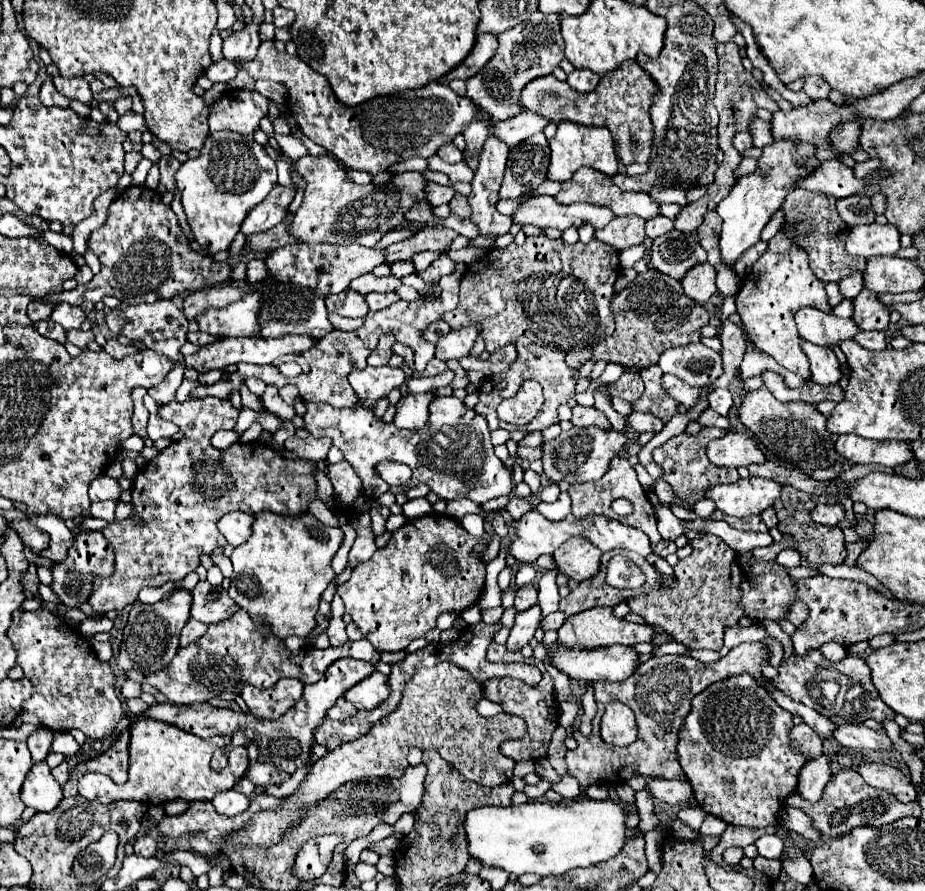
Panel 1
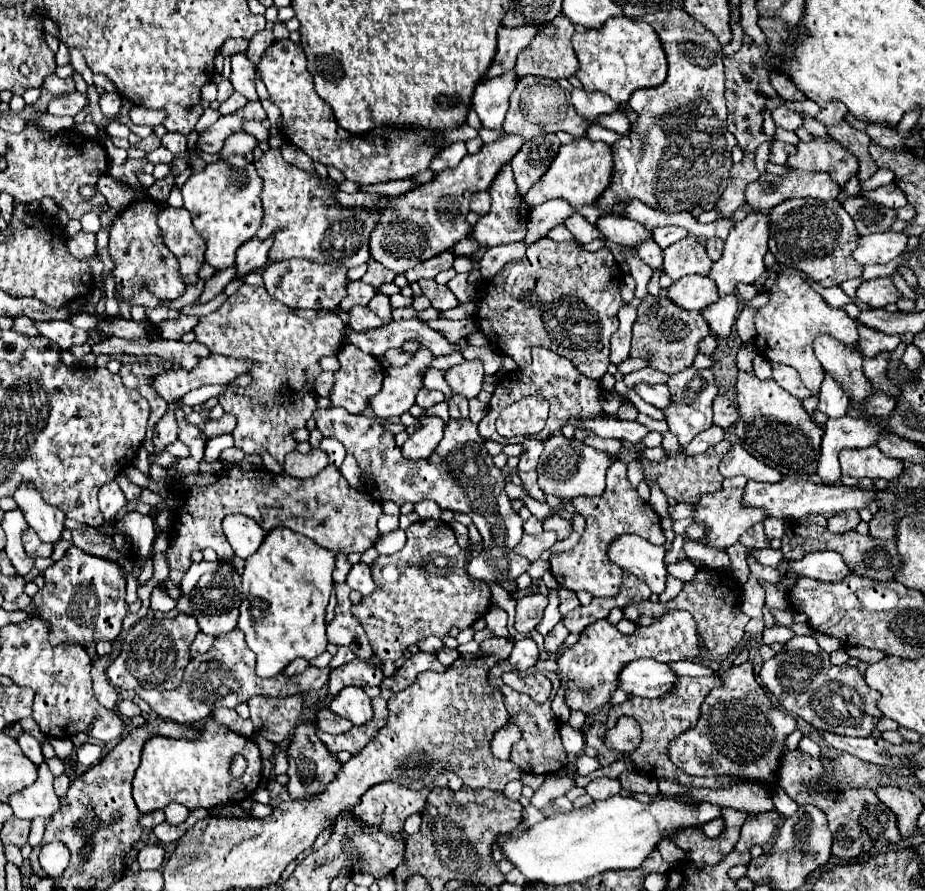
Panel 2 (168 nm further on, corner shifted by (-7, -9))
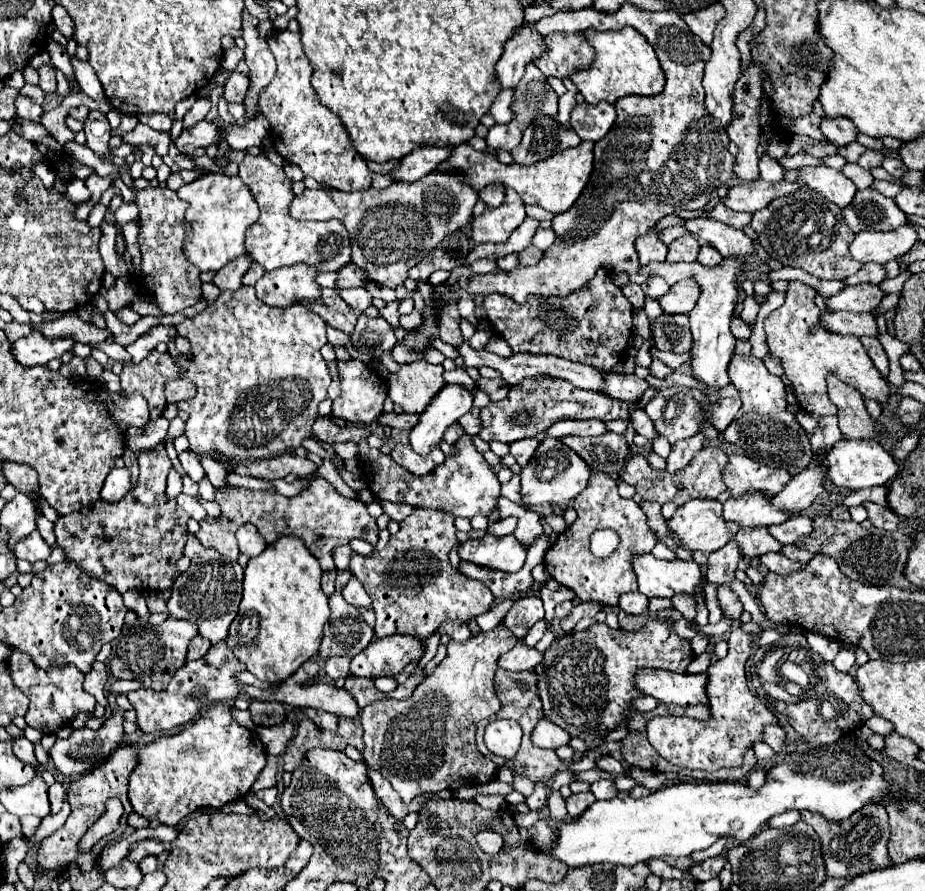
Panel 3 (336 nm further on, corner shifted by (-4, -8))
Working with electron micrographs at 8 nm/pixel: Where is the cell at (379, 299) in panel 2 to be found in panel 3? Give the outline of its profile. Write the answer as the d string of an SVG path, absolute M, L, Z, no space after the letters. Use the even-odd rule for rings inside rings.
M360 287L360 289L342 289L338 293L356 311L364 311L366 307L372 305L372 297L370 297L370 293L364 287Z

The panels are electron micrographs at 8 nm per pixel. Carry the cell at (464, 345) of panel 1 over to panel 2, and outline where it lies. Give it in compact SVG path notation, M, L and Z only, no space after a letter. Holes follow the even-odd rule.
M463 360L461 364L443 372L447 384L453 394L461 394L465 398L475 398L481 392L483 382L483 362L481 360Z

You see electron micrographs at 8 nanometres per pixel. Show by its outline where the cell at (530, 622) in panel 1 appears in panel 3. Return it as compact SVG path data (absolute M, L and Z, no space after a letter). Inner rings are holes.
M522 641L510 649L508 653L500 655L498 659L498 667L506 669L506 671L532 671L542 659L542 653L536 649L530 649L526 645L522 645Z

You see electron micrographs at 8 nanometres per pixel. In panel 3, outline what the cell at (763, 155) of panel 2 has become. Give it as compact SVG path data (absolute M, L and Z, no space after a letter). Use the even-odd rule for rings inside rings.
M764 155L760 161L760 179L770 181L770 183L782 181L784 179L784 167L776 159L770 159L768 155Z

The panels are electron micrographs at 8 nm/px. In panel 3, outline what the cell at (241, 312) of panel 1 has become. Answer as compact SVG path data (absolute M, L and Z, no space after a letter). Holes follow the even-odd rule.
M242 287L238 291L220 293L216 303L208 305L202 313L198 313L192 319L184 319L178 325L176 331L178 331L180 337L186 337L192 343L192 355L194 355L192 365L186 369L183 377L195 383L197 393L191 400L180 401L177 404L178 409L185 410L189 415L184 435L188 437L192 451L196 451L196 453L216 451L216 453L222 453L228 459L240 459L240 461L246 461L246 459L268 459L268 457L274 457L274 455L280 455L280 453L286 453L286 451L294 451L296 447L300 447L300 443L304 439L312 437L312 421L316 419L318 405L326 399L326 391L330 387L330 375L328 375L328 369L326 369L326 361L320 355L320 347L326 343L326 325L324 325L324 319L320 315L312 313L304 305L290 305L290 307L264 305L254 295L254 287Z

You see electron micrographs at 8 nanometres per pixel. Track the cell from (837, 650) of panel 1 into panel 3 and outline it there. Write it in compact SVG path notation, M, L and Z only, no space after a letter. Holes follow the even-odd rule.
M806 631L804 637L806 637L808 645L810 645L816 653L822 655L824 661L834 661L834 657L836 657L838 651L840 651L840 643L838 643L838 641L832 641L830 637L816 635L816 633L812 633L812 631Z

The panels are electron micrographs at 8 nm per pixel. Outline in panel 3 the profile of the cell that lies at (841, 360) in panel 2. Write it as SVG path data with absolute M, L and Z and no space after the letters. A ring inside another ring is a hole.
M828 377L828 395L838 407L838 427L844 439L876 439L880 435L880 425L870 419L864 401L854 387L840 383L836 377Z

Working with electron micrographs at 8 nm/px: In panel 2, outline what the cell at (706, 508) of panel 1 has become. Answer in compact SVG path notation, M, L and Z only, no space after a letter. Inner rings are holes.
M675 504L675 506L669 506L669 516L673 520L691 518L693 514L695 514L695 506L691 506L691 504Z

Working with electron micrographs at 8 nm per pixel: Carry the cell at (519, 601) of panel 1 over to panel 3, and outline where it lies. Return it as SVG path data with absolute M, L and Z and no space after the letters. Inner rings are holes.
M520 597L516 599L514 607L508 611L504 623L518 639L524 639L530 627L540 619L544 619L542 599L540 597Z

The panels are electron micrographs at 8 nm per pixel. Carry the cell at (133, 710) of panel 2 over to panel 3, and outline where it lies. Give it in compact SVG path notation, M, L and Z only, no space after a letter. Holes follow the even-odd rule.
M114 713L112 717L104 719L104 723L100 725L98 731L94 729L88 729L88 727L82 727L82 729L74 729L72 735L68 739L56 739L56 743L48 749L48 755L54 763L54 767L70 777L70 775L84 775L84 773L90 773L94 767L98 767L100 763L104 763L122 743L122 715L120 713Z

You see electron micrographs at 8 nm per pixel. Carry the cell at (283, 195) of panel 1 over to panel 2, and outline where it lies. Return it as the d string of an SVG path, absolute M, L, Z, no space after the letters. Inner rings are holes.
M251 238L251 242L245 242L239 250L237 250L237 260L235 260L235 266L237 266L237 278L253 272L253 270L259 270L259 268L265 268L269 258L269 248L271 248L271 238L265 238L265 240L259 240L259 238Z

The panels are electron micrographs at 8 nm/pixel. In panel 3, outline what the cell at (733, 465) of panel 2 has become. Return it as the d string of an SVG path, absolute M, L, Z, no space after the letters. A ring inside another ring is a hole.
M732 455L722 477L732 497L742 497L744 493L754 491L774 497L790 481L790 473L786 469L766 467L744 455Z

